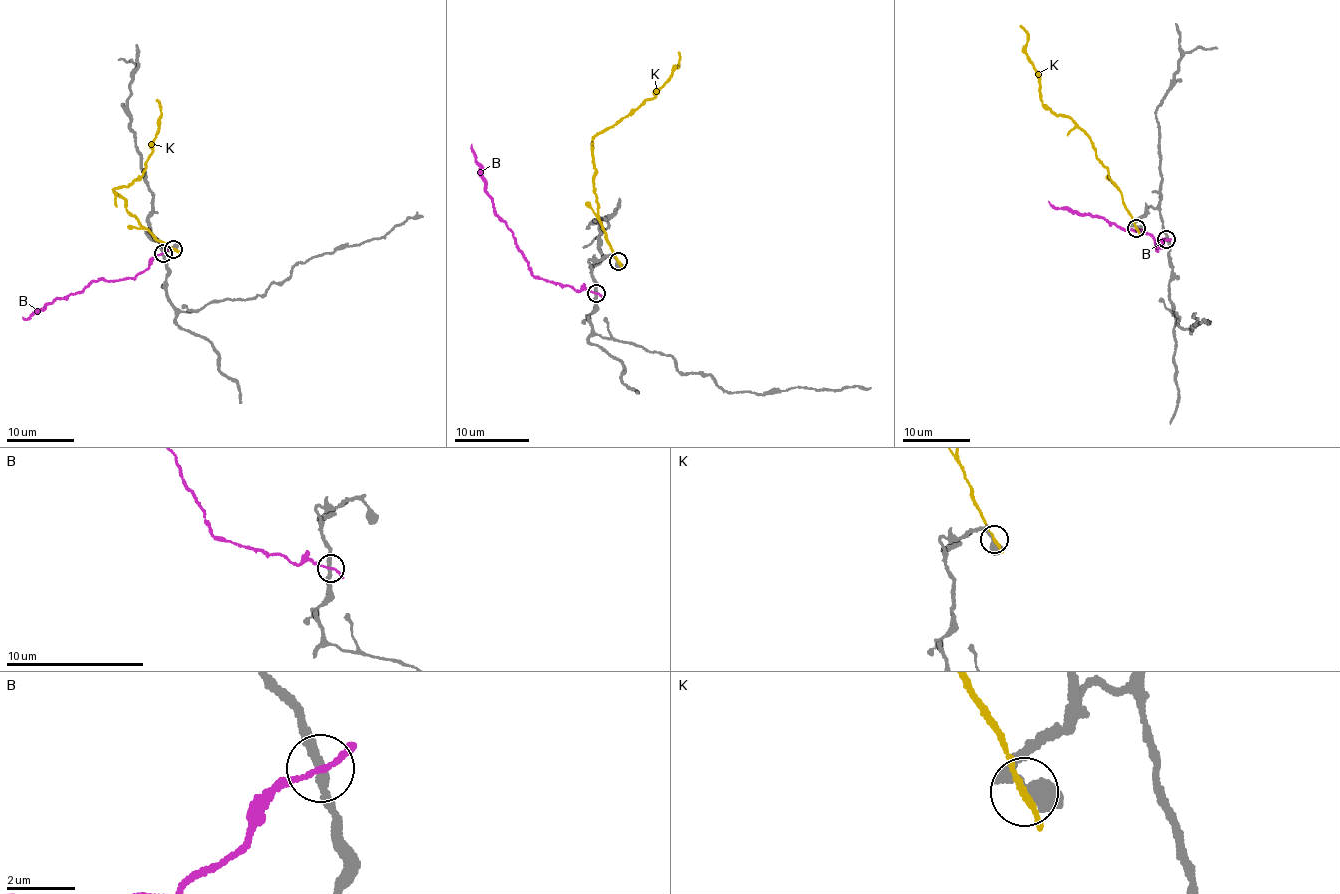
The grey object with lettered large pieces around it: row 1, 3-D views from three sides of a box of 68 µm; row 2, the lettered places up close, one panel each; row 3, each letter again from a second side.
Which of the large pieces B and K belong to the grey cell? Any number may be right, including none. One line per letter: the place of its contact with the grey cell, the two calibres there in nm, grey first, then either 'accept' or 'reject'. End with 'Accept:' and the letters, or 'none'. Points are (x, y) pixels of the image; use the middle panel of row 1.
B: (596, 293) | 240/140 nm | reject
K: (618, 261) | 550/240 nm | reject
Accept: none

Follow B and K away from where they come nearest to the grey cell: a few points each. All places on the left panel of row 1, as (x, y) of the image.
B: (162, 252), (133, 278), (102, 278), (91, 283), (79, 294), (57, 299), (26, 319), (22, 317)
K: (173, 248), (155, 239), (126, 211), (126, 202), (114, 189), (127, 186), (142, 175), (161, 114), (156, 99)

